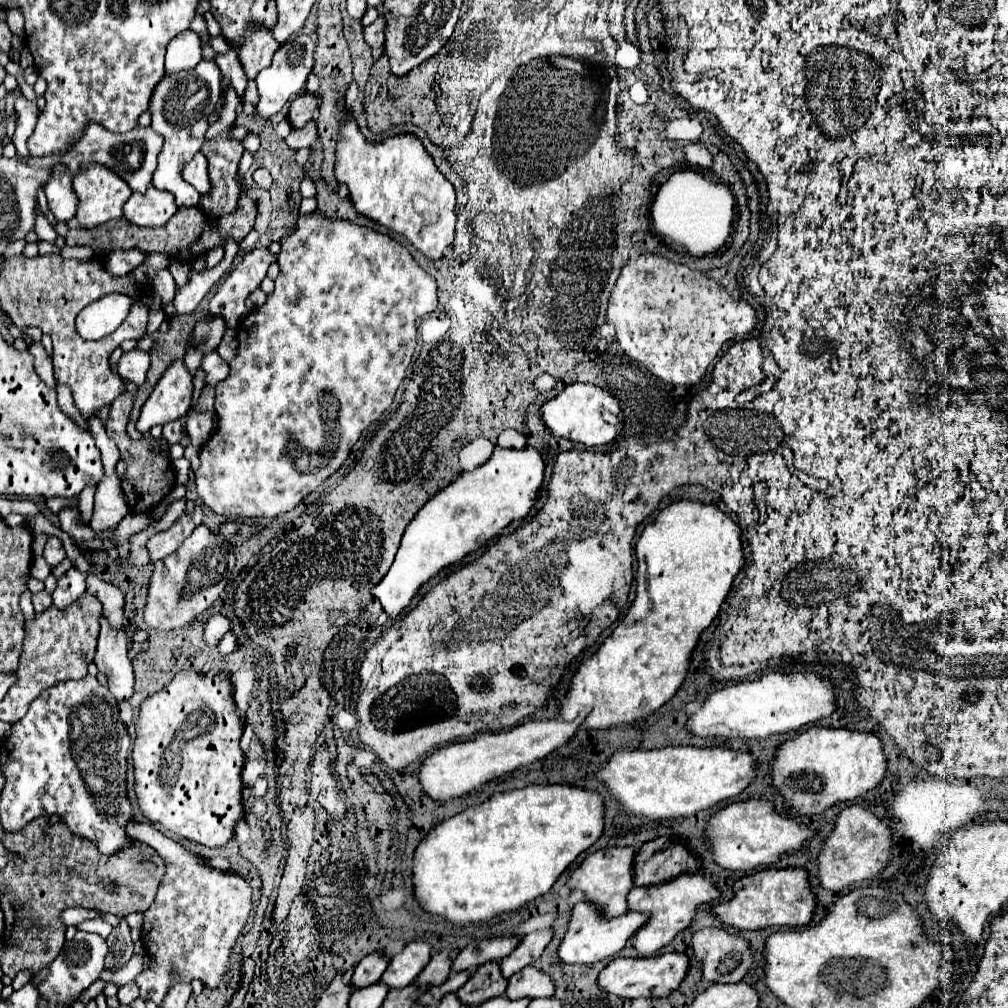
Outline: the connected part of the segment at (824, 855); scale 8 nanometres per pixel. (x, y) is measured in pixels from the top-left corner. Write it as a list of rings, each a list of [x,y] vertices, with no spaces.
[[[845,806],[833,822],[831,836],[827,836],[817,854],[817,882],[831,892],[841,892],[843,888],[873,880],[889,862],[891,856],[891,836],[889,828],[861,806]]]

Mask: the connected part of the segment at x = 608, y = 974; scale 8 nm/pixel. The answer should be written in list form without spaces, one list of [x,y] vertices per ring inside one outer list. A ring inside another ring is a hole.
[[[661,954],[655,958],[615,958],[611,960],[599,974],[597,986],[605,990],[607,994],[619,996],[619,998],[663,998],[671,990],[675,990],[689,966],[689,958],[685,954]]]

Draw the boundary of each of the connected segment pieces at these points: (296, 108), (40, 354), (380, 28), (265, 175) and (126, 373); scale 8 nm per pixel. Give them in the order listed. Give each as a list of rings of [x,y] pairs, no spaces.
[[[301,94],[297,96],[293,102],[291,102],[291,110],[289,110],[289,122],[291,122],[291,128],[303,128],[309,118],[313,118],[317,106],[319,106],[319,96],[313,96],[313,94]]]
[[[32,341],[29,349],[34,357],[34,367],[37,374],[49,387],[55,388],[56,380],[51,356],[46,353],[40,341]]]
[[[381,14],[371,26],[365,28],[365,40],[371,48],[381,48],[385,42],[385,16]]]
[[[257,168],[257,170],[253,172],[253,182],[255,182],[257,186],[269,190],[269,188],[271,188],[271,174],[269,174],[265,168]]]
[[[131,350],[131,352],[121,356],[117,372],[125,380],[141,384],[145,380],[147,368],[149,368],[149,354],[143,350]]]

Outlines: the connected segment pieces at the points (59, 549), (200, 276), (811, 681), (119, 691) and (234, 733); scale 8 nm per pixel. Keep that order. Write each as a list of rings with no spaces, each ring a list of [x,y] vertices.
[[[51,536],[51,538],[47,540],[43,558],[47,560],[49,566],[57,566],[59,562],[65,560],[65,548],[63,548],[63,544],[61,544],[61,540],[59,540],[57,536]]]
[[[227,238],[225,240],[225,258],[215,266],[215,268],[207,268],[207,270],[193,270],[189,272],[189,282],[181,288],[177,288],[177,294],[173,298],[173,306],[179,314],[187,314],[187,312],[193,312],[197,308],[197,304],[201,302],[201,298],[211,290],[211,286],[215,282],[221,280],[221,276],[231,268],[233,264],[233,258],[239,250],[237,242],[233,242],[233,238]]]
[[[769,674],[755,682],[739,682],[717,690],[703,706],[689,716],[685,730],[701,738],[765,738],[789,730],[799,730],[809,722],[829,716],[835,710],[833,686],[815,674]]]
[[[101,616],[101,632],[95,652],[95,664],[99,672],[107,676],[109,690],[117,702],[123,702],[133,696],[135,676],[133,676],[131,660],[127,658],[125,630],[111,628],[105,616]]]
[[[195,670],[179,672],[161,692],[153,694],[141,704],[141,712],[135,722],[137,738],[133,744],[135,764],[135,794],[141,812],[161,824],[165,830],[199,842],[209,848],[225,846],[233,836],[235,824],[241,818],[241,768],[243,752],[239,740],[243,726],[239,724],[237,706],[231,696],[231,684],[227,676],[199,674]]]

